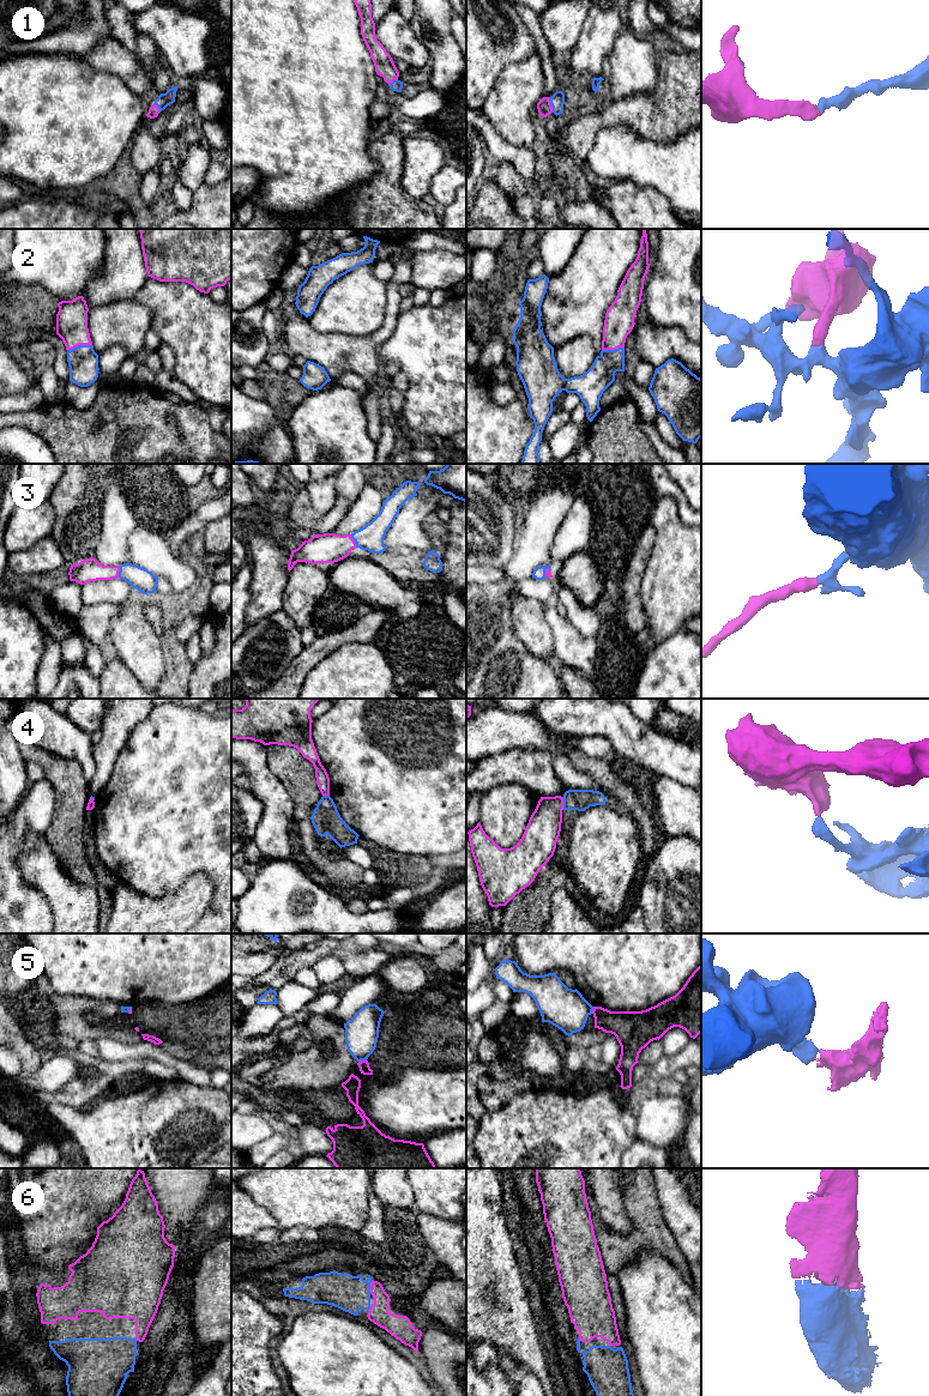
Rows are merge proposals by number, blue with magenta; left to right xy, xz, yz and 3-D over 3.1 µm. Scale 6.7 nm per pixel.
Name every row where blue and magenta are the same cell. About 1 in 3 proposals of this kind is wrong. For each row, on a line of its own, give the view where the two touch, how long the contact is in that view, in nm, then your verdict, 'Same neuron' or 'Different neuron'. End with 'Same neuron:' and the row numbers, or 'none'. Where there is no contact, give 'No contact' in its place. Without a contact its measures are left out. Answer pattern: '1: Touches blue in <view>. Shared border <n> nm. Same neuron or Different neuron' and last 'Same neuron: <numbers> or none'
1: Touches blue in yz. Shared border 110 nm. Same neuron
2: Touches blue in xy. Shared border 170 nm. Same neuron
3: Touches blue in xz. Shared border 100 nm. Same neuron
4: Touches blue in yz. Shared border 80 nm. Different neuron
5: Touches blue in xz. Shared border 60 nm. Different neuron
6: Touches blue in xz. Shared border 90 nm. Same neuron
Same neuron: 1, 2, 3, 6

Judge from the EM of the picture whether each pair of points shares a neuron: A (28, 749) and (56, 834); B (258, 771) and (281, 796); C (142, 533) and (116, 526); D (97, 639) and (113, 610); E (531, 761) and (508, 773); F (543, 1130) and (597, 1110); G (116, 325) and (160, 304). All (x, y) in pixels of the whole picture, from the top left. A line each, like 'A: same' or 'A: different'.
A: same
B: same
C: different
D: same
E: same
F: same
G: different

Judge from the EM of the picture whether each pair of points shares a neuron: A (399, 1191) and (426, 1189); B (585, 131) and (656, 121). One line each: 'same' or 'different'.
A: different
B: same

